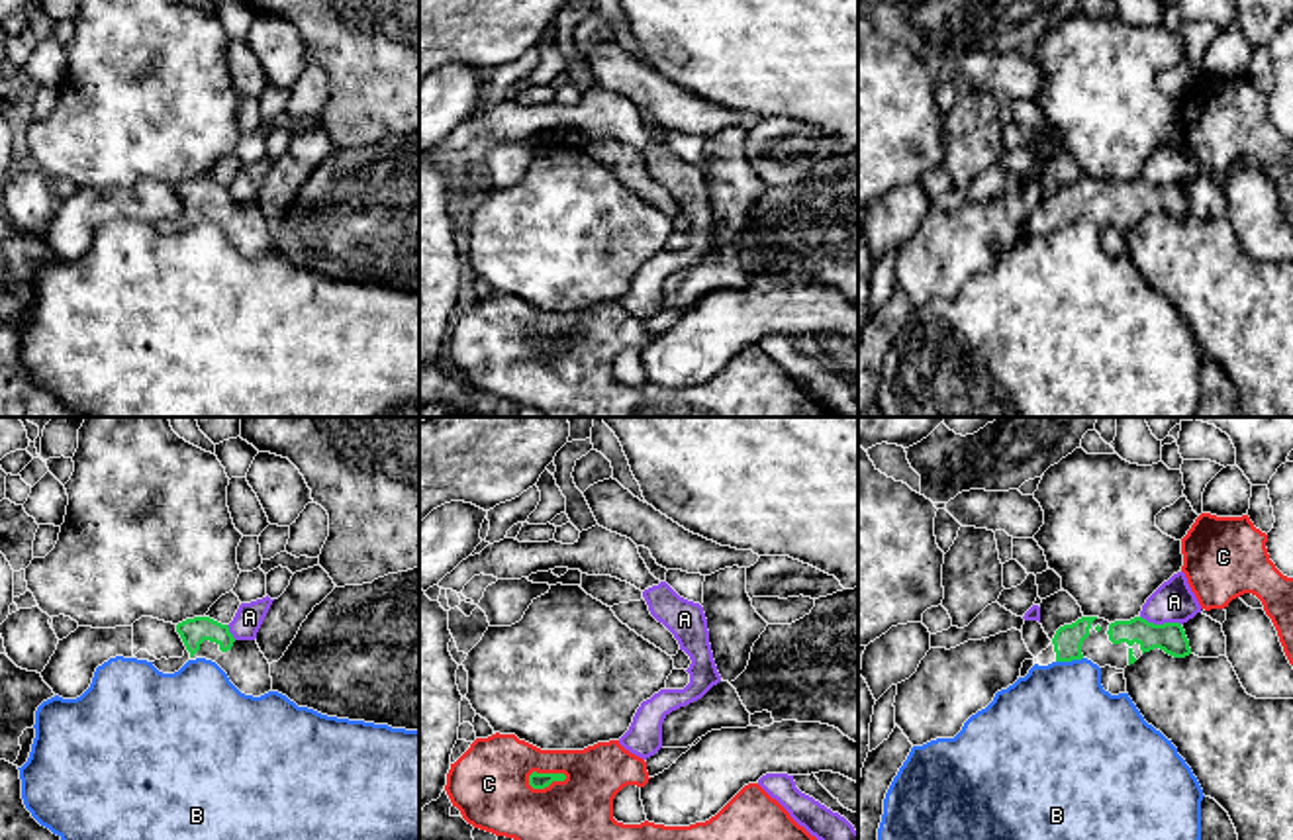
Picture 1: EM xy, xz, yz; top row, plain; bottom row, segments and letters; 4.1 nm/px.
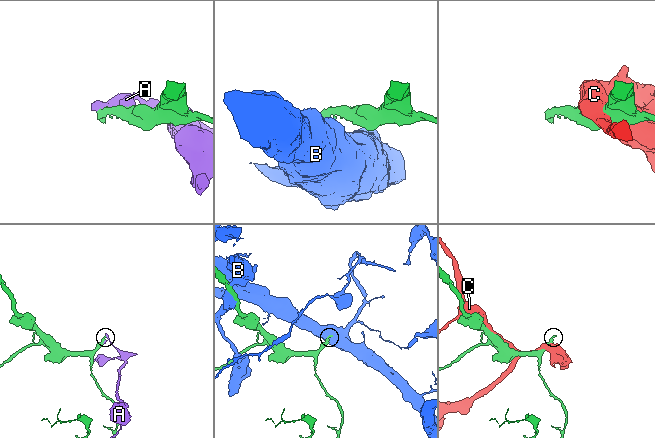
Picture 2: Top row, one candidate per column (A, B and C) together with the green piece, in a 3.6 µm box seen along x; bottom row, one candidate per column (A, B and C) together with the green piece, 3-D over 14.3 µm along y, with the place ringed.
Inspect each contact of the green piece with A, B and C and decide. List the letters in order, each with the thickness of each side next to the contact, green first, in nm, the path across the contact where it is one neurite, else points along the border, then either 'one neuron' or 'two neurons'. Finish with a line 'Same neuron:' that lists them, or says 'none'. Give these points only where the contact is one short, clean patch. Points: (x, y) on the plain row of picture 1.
A: calibres 130 and 170 nm; two neurons
B: calibres 120 and 440 nm; border yz (1082, 218), (1070, 224), (1056, 224); two neurons
C: calibres 60 and 340 nm; two neurons
Same neuron: none

